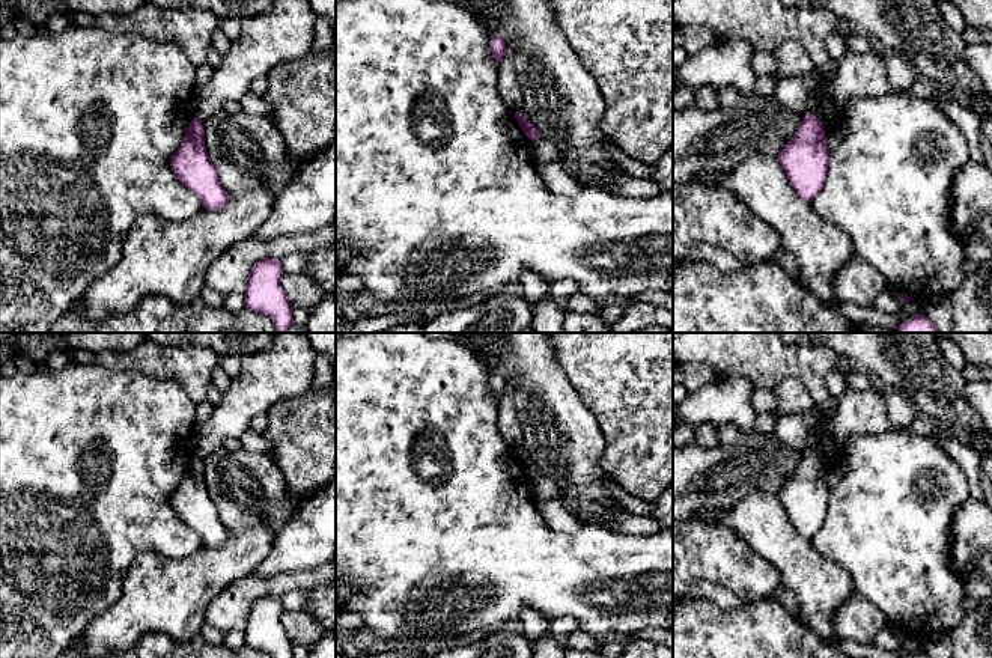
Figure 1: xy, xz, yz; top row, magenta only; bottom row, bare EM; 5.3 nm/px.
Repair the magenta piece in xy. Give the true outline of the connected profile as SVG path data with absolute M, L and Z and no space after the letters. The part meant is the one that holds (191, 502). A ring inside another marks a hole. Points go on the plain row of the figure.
M194 453L190 459L170 504L179 519L200 536L205 547L214 548L227 542L229 532L206 489L205 468L199 455Z

